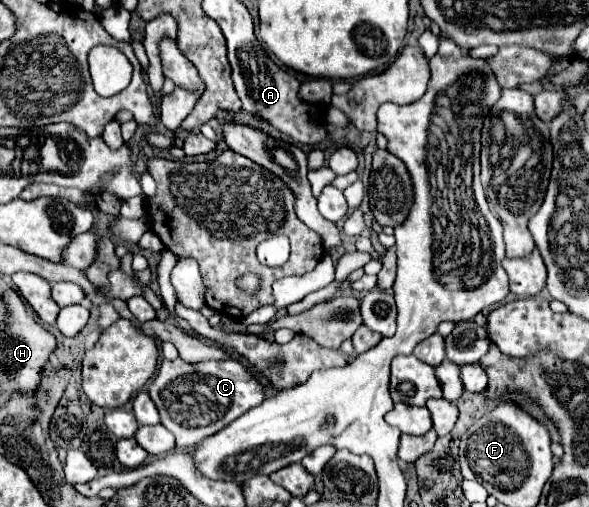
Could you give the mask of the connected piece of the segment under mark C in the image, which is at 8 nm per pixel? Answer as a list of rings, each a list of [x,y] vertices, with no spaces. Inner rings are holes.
[[[163,359],[159,373],[149,385],[149,395],[161,413],[161,423],[175,435],[177,447],[195,447],[205,437],[221,431],[225,425],[247,413],[251,407],[263,403],[265,387],[245,369],[239,361],[201,361],[201,363],[187,363],[183,359],[167,361]]]

